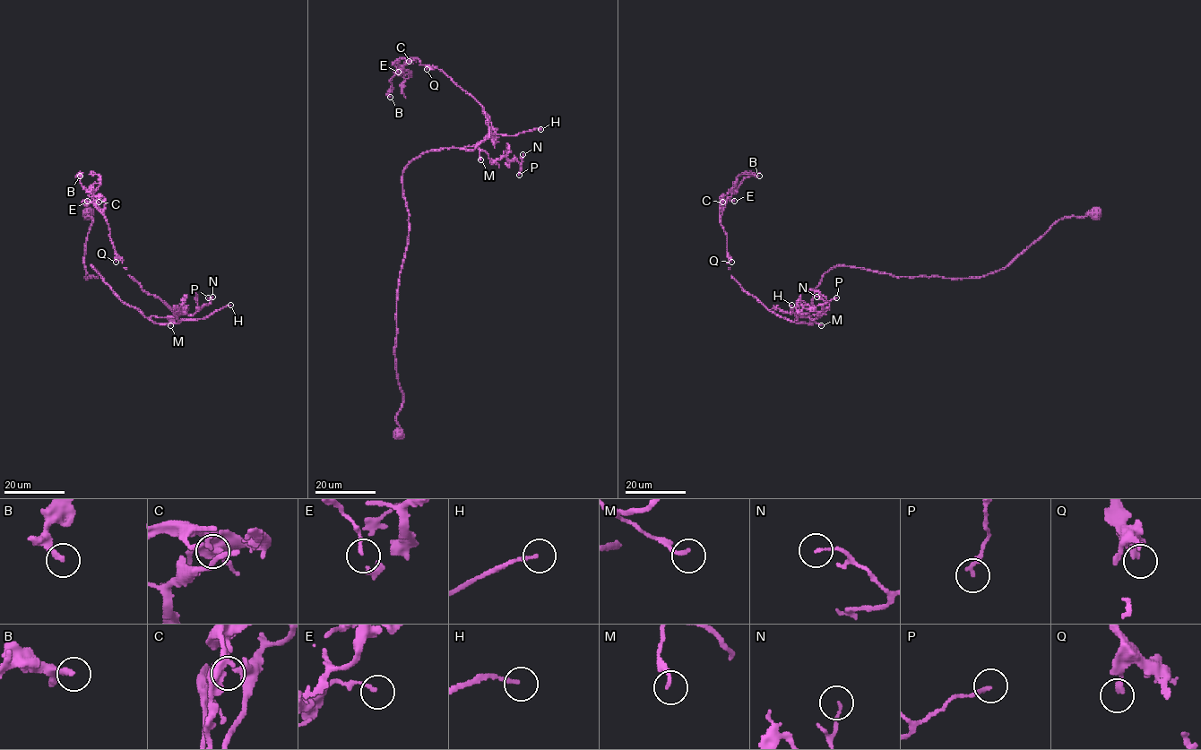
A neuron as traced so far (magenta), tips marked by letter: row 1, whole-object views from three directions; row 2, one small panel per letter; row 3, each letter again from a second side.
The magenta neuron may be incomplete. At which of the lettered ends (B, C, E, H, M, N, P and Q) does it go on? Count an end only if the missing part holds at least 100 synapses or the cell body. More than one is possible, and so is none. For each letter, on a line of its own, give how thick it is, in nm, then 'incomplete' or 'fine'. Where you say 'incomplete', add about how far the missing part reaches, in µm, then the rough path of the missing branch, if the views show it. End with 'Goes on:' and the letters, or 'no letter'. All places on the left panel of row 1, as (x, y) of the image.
B: calibre 240 nm; fine
C: calibre 150 nm; fine
E: calibre 120 nm; fine
H: calibre 160 nm; incomplete; missing 100 µm
M: calibre 170 nm; fine
N: calibre 110 nm; fine
P: calibre 160 nm; fine
Q: calibre 240 nm; fine
Goes on: H

